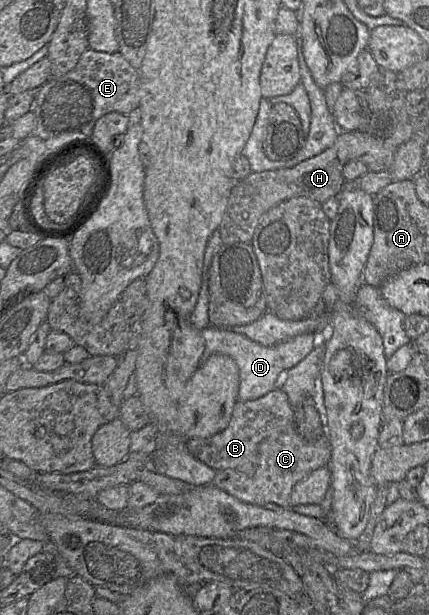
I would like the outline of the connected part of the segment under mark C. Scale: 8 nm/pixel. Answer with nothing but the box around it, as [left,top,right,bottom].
[212,428,331,508]

